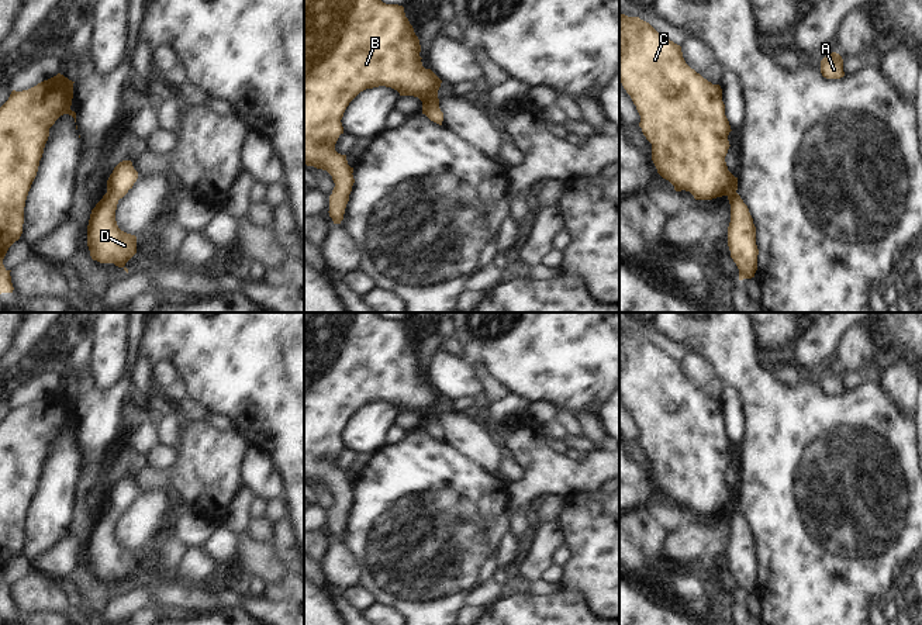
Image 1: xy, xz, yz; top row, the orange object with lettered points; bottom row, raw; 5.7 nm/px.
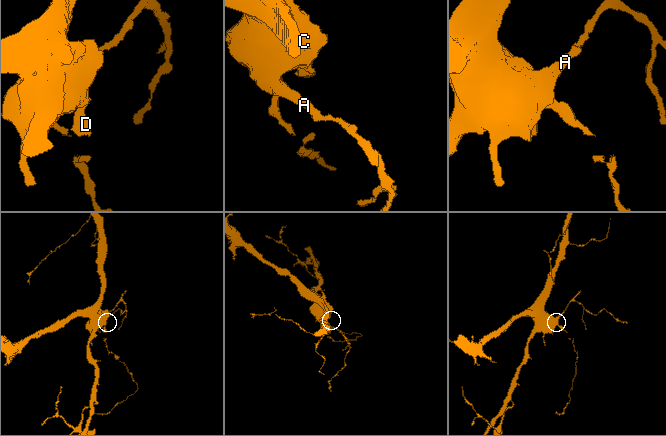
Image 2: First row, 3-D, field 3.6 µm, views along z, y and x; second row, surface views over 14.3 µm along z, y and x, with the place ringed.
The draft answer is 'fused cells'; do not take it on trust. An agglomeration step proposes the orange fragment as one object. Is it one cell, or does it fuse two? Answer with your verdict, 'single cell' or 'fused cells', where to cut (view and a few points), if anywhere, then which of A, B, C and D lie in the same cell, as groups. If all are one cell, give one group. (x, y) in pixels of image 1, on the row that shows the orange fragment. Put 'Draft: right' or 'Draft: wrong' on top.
Draft: wrong
single cell; no cut; A B C D

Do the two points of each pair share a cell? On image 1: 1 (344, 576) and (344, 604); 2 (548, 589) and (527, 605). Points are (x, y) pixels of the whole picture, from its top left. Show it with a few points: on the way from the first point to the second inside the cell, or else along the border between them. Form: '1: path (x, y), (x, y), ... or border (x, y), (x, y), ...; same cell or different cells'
1: border (328, 580), (344, 590); different cells
2: border (560, 589), (549, 594), (529, 594); different cells

